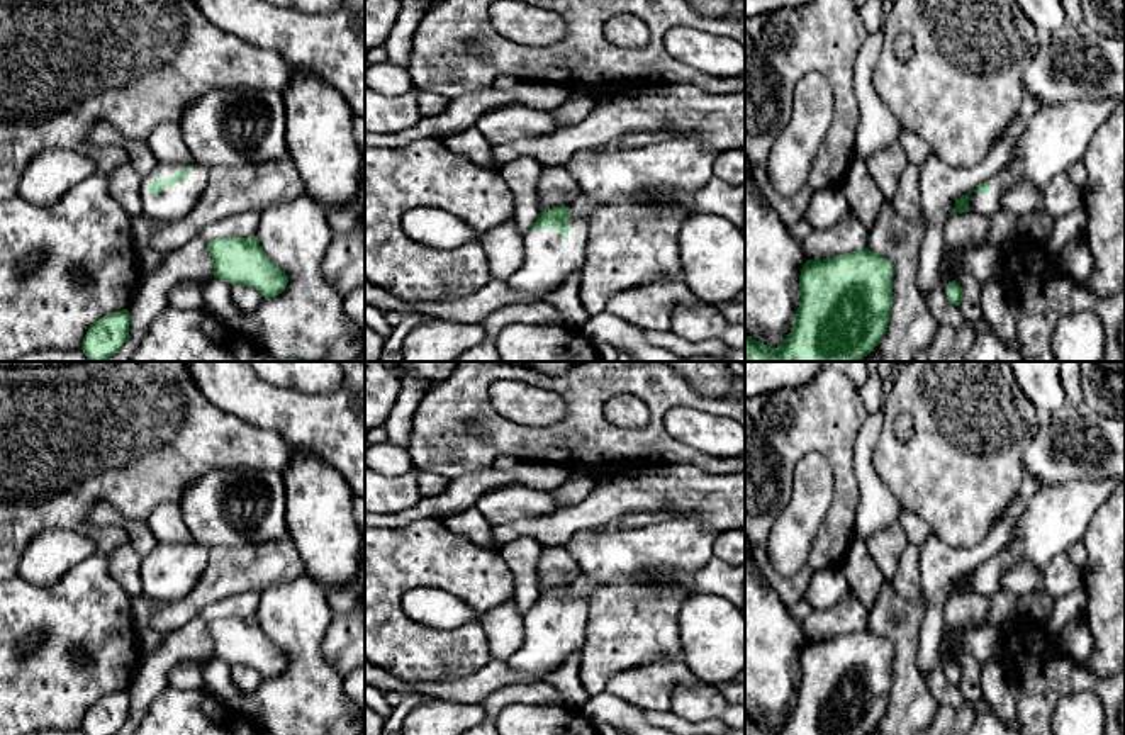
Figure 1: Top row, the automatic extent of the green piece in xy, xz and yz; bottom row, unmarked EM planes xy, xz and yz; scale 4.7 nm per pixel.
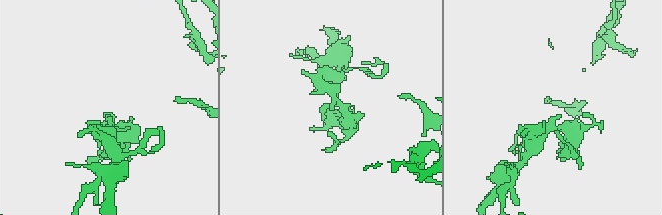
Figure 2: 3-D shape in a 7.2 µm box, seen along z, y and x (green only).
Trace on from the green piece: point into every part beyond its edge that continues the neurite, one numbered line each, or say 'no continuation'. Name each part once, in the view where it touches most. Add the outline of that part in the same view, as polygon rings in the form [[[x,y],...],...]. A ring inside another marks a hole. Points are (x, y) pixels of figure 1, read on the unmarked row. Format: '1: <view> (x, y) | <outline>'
1: xy (172, 584) | [[[197,540],[187,545],[158,541],[141,564],[143,594],[163,603],[183,599],[195,589],[209,562],[209,555],[210,548]],[[183,547],[190,550],[187,562],[176,562],[171,569],[163,569],[158,575],[149,574],[149,564],[154,558],[175,557]]]

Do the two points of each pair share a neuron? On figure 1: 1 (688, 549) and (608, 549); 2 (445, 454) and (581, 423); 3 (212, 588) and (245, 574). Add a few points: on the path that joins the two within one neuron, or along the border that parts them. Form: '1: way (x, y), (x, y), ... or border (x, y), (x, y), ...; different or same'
1: way (667, 549), (628, 549); same
2: way (479, 440), (547, 440); same
3: way (221, 579), (226, 574), (236, 574); same

